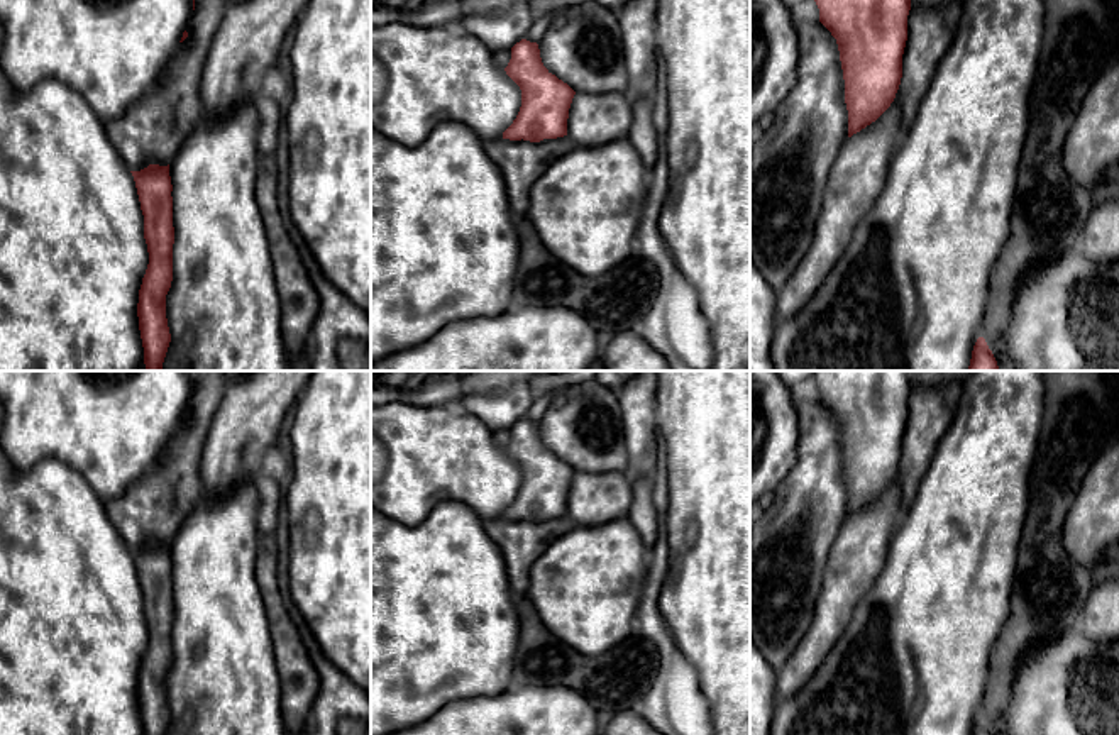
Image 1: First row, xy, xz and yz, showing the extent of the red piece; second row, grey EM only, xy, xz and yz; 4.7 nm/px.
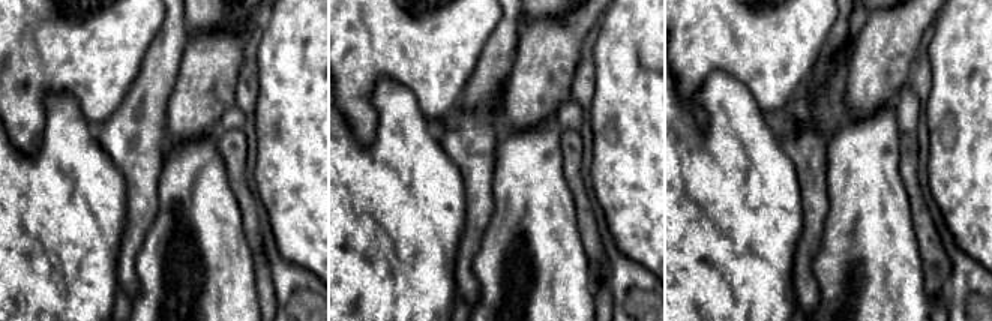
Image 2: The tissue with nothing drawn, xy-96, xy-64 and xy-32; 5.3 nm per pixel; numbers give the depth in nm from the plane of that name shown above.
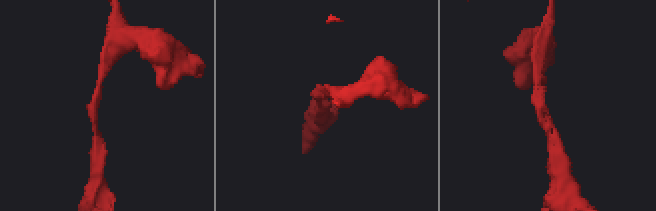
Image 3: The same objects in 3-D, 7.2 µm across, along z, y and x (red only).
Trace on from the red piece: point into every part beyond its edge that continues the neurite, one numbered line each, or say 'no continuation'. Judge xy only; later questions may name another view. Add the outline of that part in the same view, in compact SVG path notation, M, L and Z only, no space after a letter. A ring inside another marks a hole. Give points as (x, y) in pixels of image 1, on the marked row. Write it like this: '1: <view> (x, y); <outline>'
no continuation

